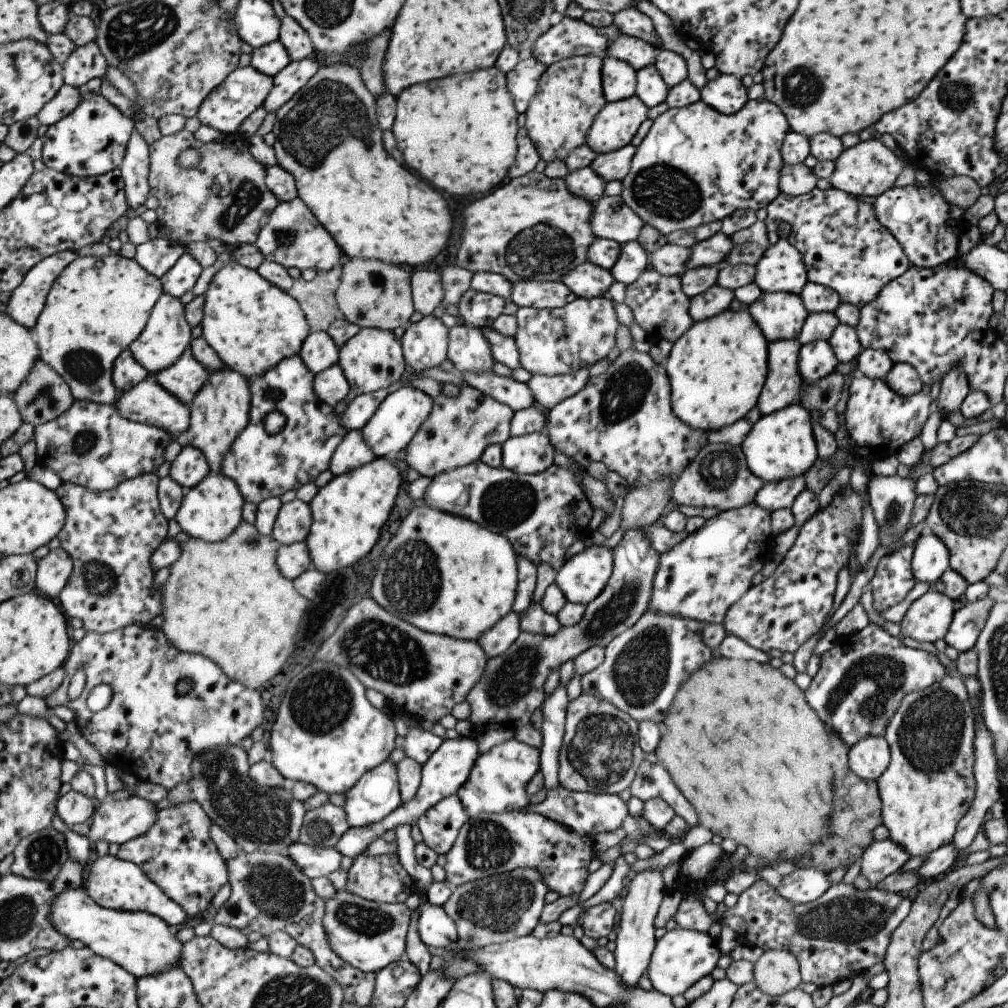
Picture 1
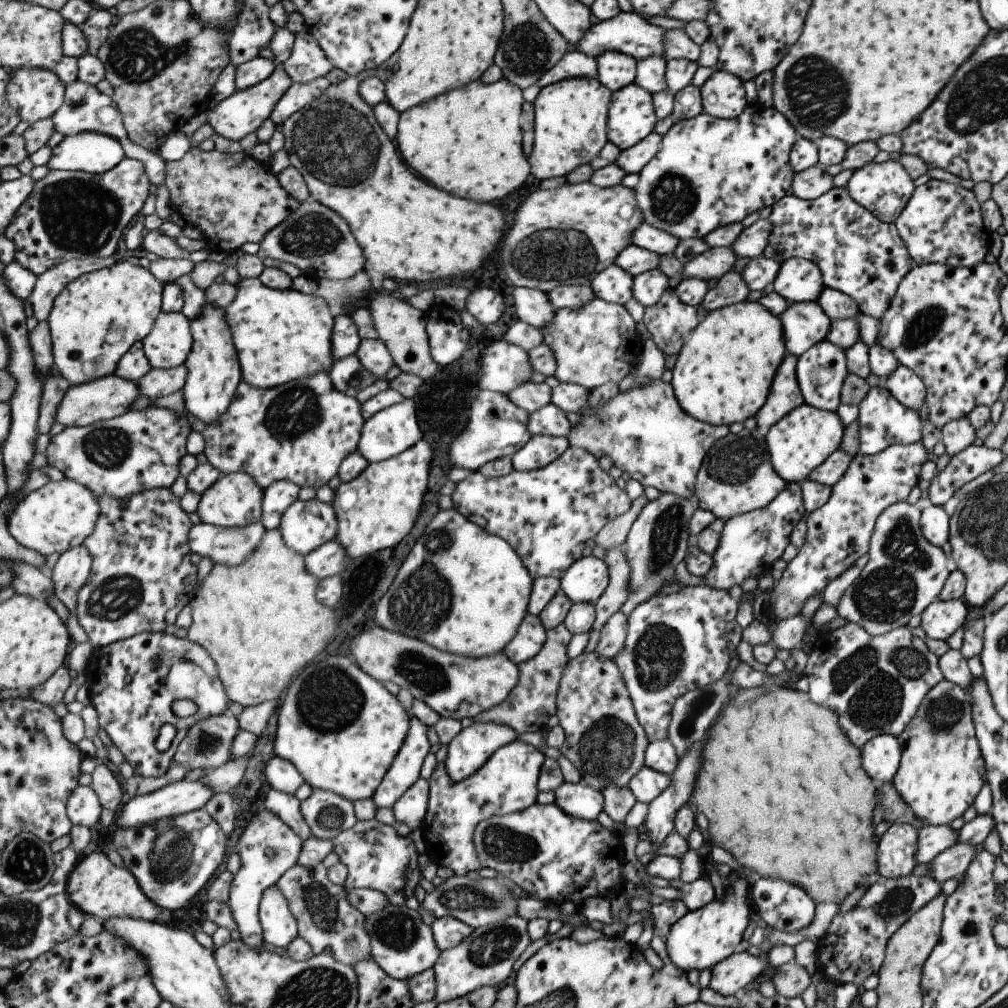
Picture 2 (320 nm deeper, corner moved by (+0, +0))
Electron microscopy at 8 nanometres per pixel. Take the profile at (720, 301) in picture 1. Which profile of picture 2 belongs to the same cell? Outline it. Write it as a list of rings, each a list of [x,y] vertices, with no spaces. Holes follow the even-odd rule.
[[[734,270],[721,276],[714,287],[708,290],[701,304],[708,312],[743,302],[750,291],[742,279],[741,273]]]

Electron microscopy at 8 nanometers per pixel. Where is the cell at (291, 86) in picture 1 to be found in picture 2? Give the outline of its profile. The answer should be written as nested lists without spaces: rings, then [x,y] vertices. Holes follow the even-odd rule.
[[[323,77],[312,83],[295,83],[291,89],[281,98],[280,104],[272,112],[271,118],[281,127],[296,112],[311,106],[333,82],[329,78]]]

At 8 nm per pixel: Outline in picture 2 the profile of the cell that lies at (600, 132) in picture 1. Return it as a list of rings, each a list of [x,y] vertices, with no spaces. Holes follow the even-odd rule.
[[[634,82],[610,94],[606,137],[620,151],[645,138],[655,122],[652,96]]]

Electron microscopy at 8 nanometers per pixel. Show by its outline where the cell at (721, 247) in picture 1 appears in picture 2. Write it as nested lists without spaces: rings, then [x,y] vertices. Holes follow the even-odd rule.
[[[768,218],[758,219],[745,227],[729,246],[736,254],[735,260],[738,258],[753,259],[761,255],[771,229],[771,221]]]

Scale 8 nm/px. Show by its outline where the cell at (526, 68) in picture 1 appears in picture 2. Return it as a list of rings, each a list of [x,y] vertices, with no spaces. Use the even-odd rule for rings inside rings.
[[[570,47],[564,56],[559,59],[559,62],[552,66],[545,75],[541,76],[540,80],[536,83],[540,88],[543,88],[545,85],[552,85],[563,79],[573,77],[595,79],[596,76],[595,58],[584,55],[581,51]]]

